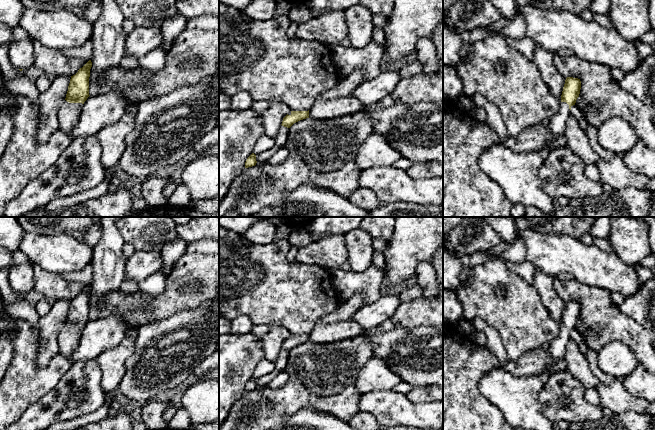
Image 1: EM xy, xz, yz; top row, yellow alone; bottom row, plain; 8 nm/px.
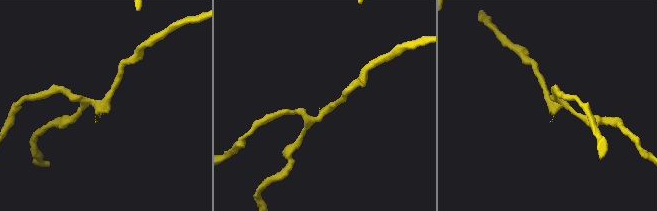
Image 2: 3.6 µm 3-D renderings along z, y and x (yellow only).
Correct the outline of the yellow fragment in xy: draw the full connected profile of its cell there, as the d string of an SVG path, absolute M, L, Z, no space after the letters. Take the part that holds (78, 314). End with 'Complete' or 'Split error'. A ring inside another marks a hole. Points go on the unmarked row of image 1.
M89 284L71 300L65 326L58 336L59 354L67 360L76 349L82 329L89 319L89 301L92 286Z. Split error

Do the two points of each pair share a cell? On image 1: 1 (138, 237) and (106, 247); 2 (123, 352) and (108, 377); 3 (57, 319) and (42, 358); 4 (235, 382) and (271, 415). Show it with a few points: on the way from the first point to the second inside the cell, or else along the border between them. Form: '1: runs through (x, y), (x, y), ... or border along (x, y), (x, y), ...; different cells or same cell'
1: border along (115, 227), (125, 242); different cells
2: runs through (117, 358), (112, 363), (112, 371); same cell
3: runs through (49, 329), (47, 348); same cell
4: border along (245, 392), (234, 403), (230, 411); different cells

